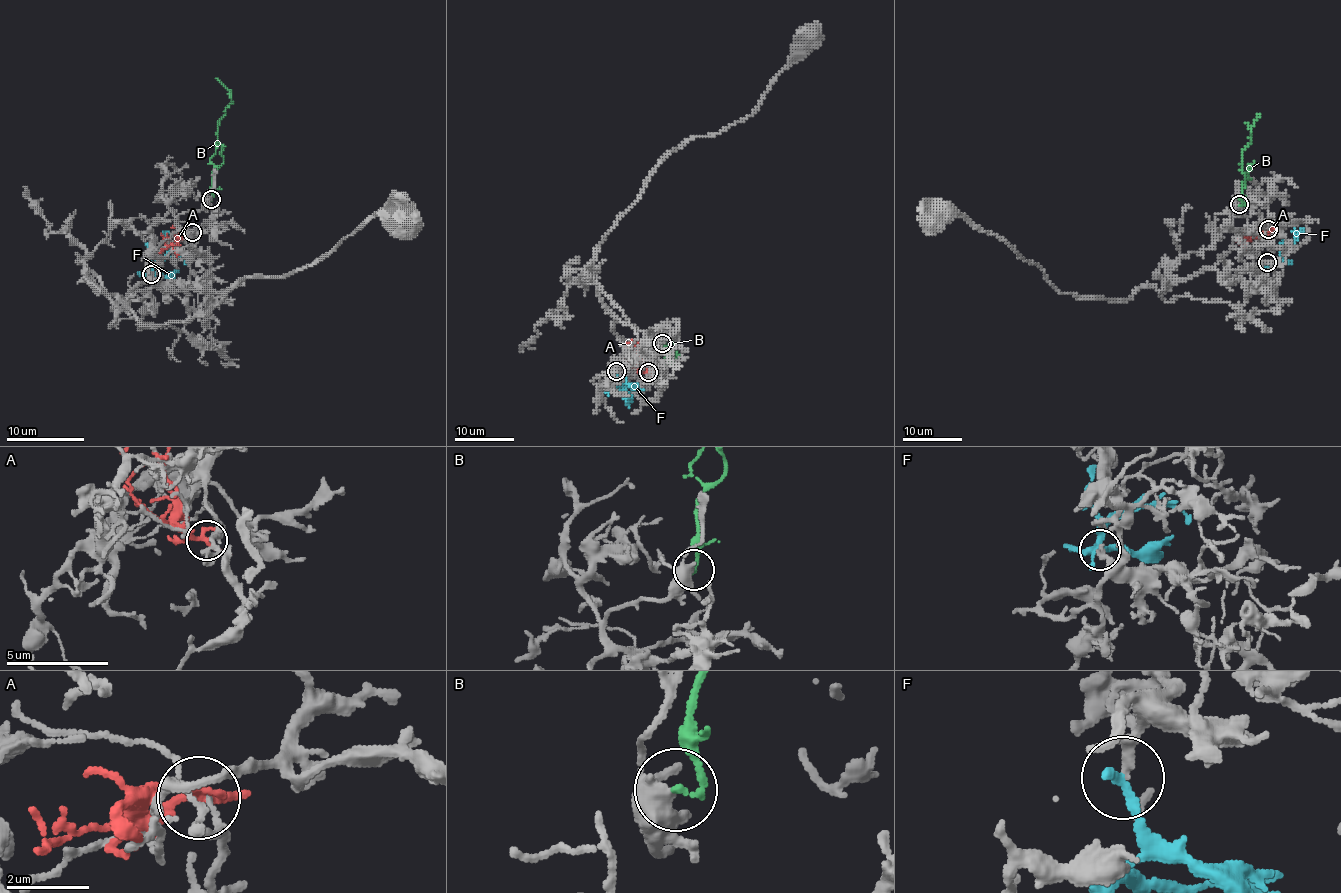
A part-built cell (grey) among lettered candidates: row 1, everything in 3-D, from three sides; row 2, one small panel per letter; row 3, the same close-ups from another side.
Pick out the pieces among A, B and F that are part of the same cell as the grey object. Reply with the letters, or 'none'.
F

